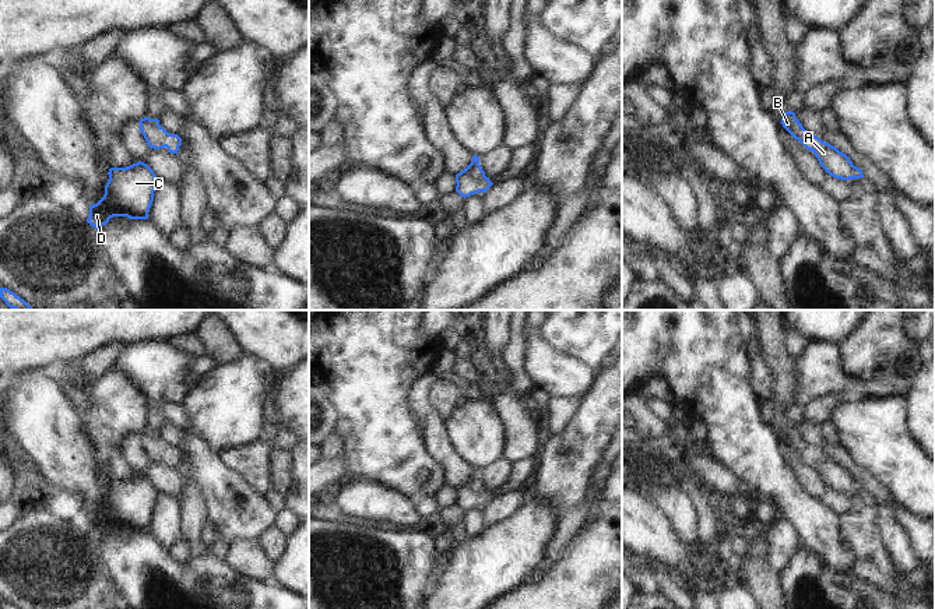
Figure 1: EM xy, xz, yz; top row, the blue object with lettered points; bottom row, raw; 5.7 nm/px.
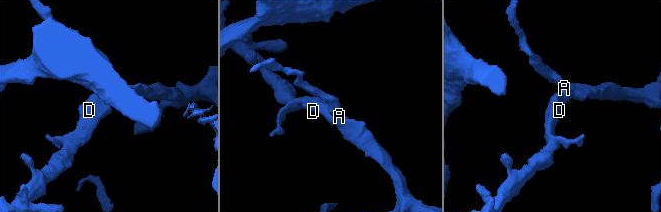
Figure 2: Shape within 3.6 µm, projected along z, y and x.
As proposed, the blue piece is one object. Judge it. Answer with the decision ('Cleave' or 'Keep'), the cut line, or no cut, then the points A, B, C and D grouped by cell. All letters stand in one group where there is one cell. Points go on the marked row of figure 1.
Keep. No split. Groups: A B C D

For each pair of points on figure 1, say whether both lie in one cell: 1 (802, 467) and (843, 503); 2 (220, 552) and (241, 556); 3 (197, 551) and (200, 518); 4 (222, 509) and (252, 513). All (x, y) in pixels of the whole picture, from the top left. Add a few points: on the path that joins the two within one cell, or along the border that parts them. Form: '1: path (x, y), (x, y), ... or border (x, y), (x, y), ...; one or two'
1: path (809, 478), (832, 499); one
2: border (229, 542), (229, 548), (222, 559); two
3: path (194, 542), (194, 527); one
4: path (229, 509), (245, 513); one

